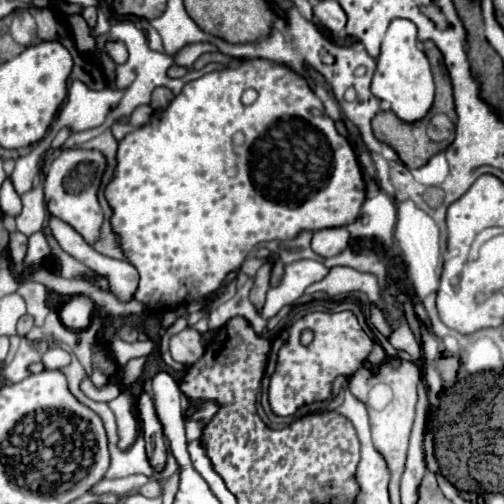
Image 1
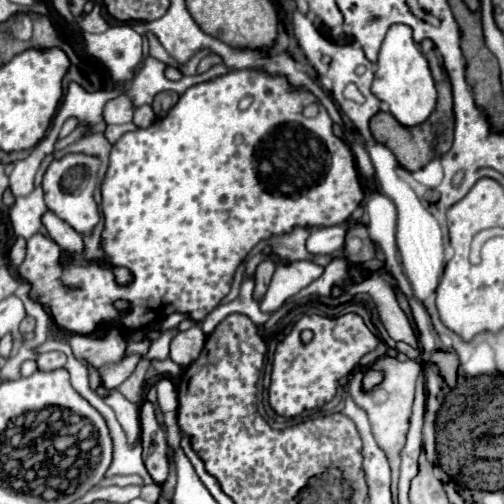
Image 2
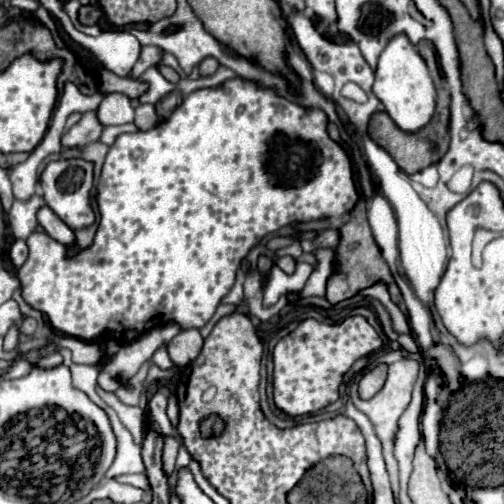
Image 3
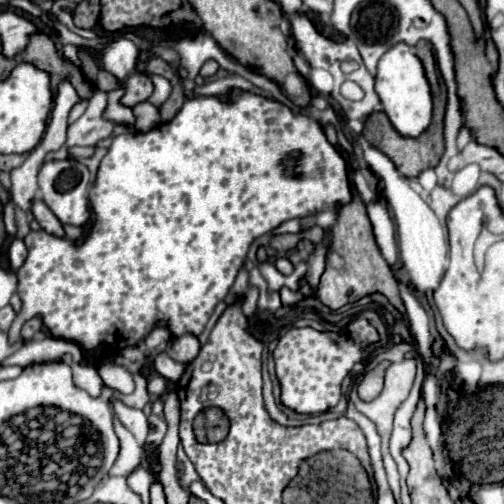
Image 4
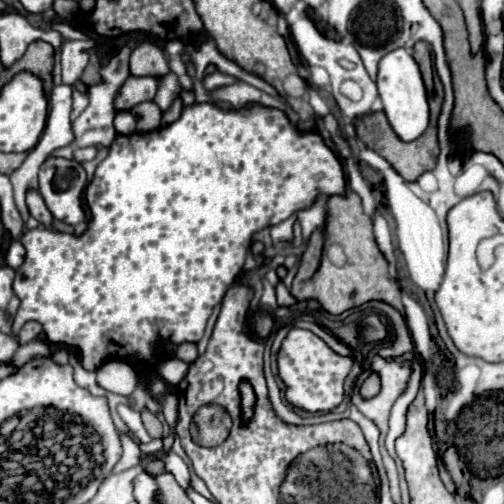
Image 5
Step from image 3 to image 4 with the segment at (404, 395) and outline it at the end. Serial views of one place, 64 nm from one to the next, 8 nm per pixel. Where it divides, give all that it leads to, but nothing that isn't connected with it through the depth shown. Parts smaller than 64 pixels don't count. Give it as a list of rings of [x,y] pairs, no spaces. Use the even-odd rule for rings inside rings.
[[[402,360],[402,362],[394,362],[388,366],[386,370],[386,382],[384,382],[384,390],[380,392],[378,398],[374,398],[372,402],[362,402],[360,400],[357,388],[353,387],[350,392],[350,400],[354,402],[354,406],[364,414],[368,416],[376,428],[378,428],[378,434],[382,436],[382,456],[384,456],[384,468],[386,468],[386,474],[388,474],[388,482],[390,482],[390,488],[392,490],[400,490],[398,486],[398,470],[396,470],[396,462],[394,458],[390,456],[390,450],[388,450],[388,442],[390,442],[390,434],[392,434],[392,420],[394,420],[394,414],[398,410],[398,406],[408,398],[410,394],[410,388],[412,388],[412,382],[414,382],[414,376],[416,376],[416,360]]]

